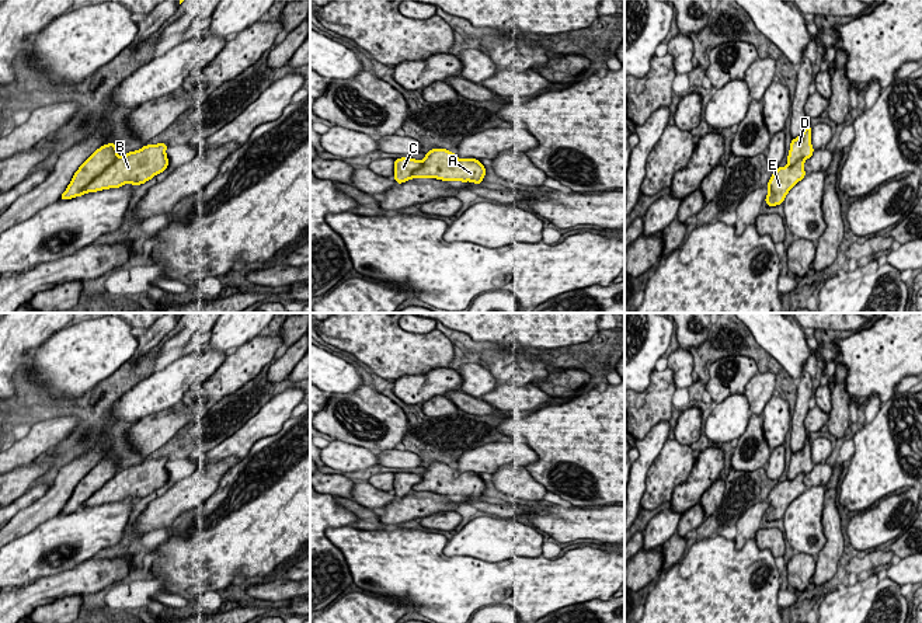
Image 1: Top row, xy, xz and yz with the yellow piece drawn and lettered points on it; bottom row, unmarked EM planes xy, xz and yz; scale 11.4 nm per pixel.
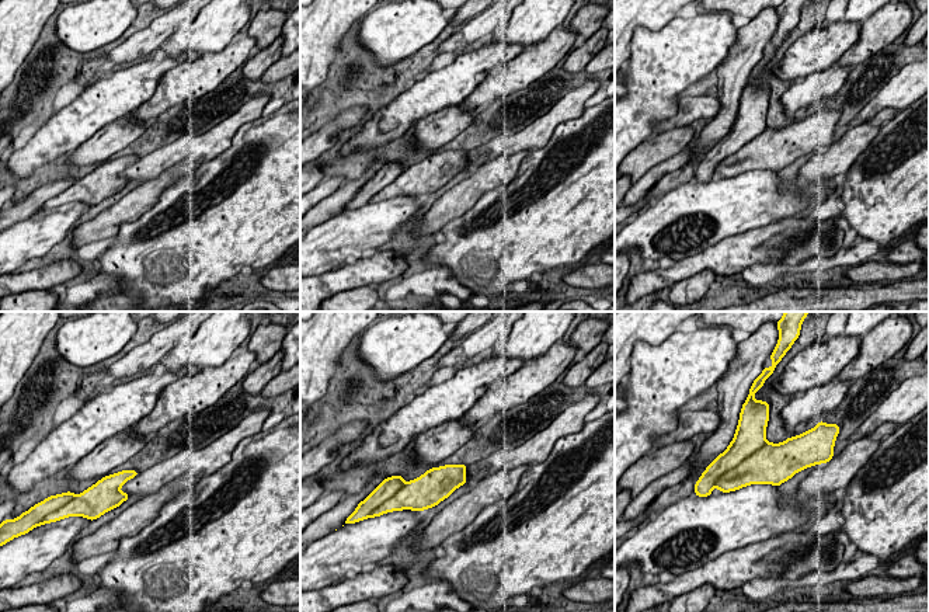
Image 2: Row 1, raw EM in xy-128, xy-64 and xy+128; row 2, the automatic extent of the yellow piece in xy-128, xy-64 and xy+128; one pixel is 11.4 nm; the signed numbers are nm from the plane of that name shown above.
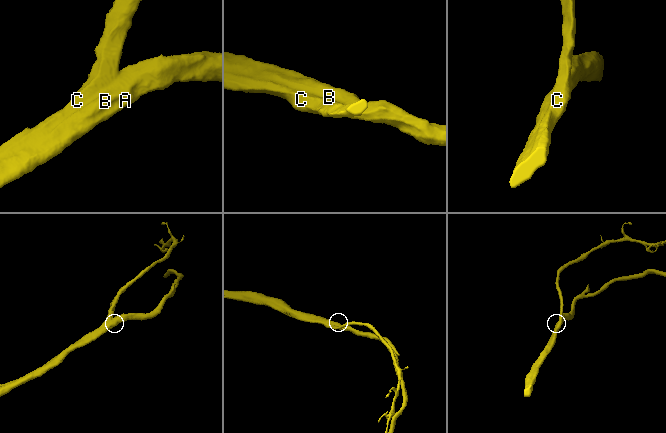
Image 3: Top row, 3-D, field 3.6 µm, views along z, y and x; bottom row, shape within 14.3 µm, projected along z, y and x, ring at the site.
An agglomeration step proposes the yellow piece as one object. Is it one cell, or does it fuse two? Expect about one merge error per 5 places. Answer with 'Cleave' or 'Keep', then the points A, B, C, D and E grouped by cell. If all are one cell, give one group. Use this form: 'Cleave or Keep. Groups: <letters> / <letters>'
Keep. Groups: A B C D E

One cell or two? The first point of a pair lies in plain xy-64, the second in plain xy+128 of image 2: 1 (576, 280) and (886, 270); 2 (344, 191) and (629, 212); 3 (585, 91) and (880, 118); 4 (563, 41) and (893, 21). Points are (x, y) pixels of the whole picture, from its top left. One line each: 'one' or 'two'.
1: one
2: two
3: two
4: one

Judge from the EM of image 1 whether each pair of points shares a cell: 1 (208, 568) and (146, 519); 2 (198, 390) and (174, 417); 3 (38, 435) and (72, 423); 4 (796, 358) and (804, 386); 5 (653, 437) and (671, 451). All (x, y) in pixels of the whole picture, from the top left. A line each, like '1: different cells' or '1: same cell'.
1: different cells
2: different cells
3: same cell
4: different cells
5: different cells

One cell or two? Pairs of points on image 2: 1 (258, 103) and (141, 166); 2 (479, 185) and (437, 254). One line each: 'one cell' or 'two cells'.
1: one cell
2: two cells

